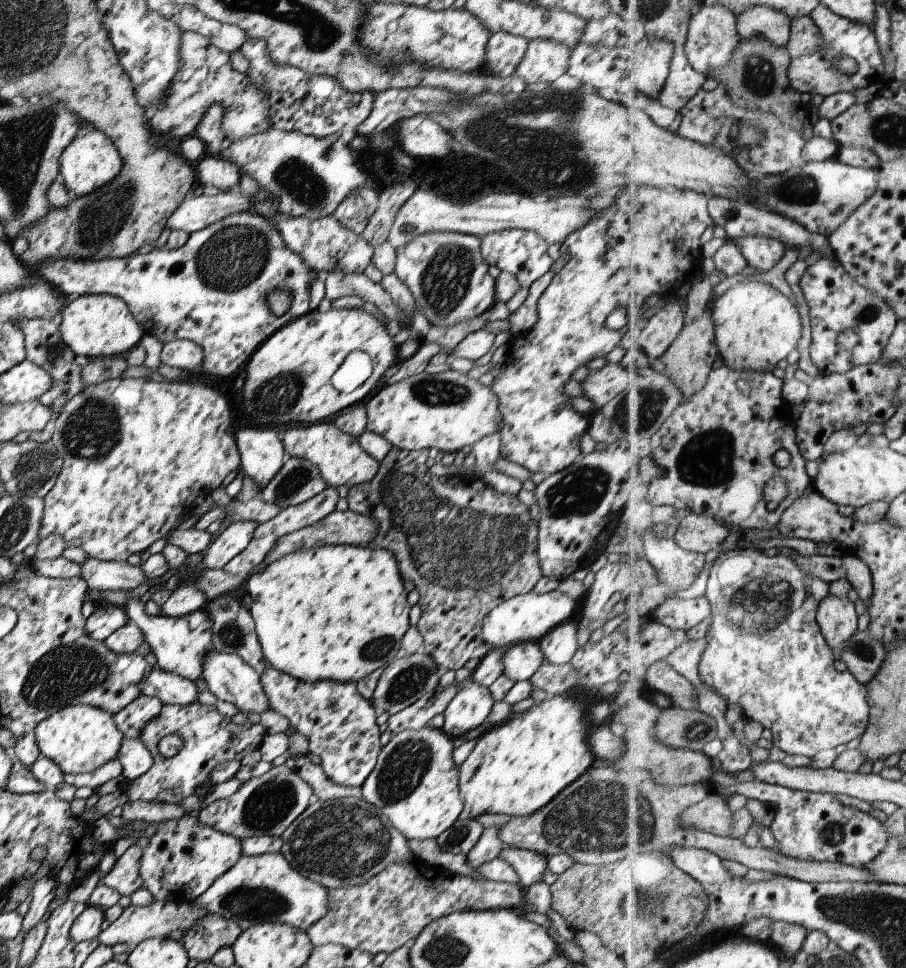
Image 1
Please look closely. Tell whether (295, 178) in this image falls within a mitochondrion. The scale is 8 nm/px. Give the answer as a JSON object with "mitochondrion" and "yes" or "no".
{"mitochondrion":"yes"}

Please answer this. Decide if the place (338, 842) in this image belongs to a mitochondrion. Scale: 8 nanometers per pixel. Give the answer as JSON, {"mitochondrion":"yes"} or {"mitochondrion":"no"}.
{"mitochondrion":"yes"}

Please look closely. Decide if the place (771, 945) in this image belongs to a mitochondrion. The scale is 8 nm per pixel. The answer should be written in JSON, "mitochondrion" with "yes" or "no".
{"mitochondrion":"no"}

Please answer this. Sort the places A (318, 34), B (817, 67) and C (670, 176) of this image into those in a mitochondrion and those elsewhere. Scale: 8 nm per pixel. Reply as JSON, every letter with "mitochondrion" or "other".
{"A":"mitochondrion","B":"other","C":"other"}

